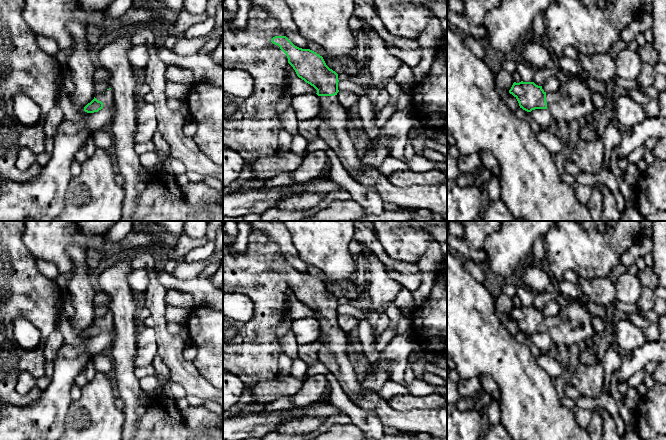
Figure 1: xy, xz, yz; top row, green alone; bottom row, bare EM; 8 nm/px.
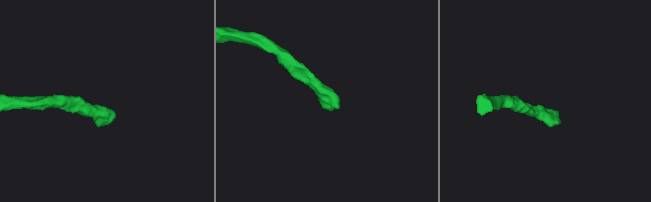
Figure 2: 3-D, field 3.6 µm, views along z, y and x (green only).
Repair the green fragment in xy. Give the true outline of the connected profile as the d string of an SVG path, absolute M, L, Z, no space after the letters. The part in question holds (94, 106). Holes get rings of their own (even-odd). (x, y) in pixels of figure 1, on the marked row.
M109 88L103 93L95 94L94 99L84 107L84 111L87 113L94 113L102 108L111 108L114 105L113 91Z

